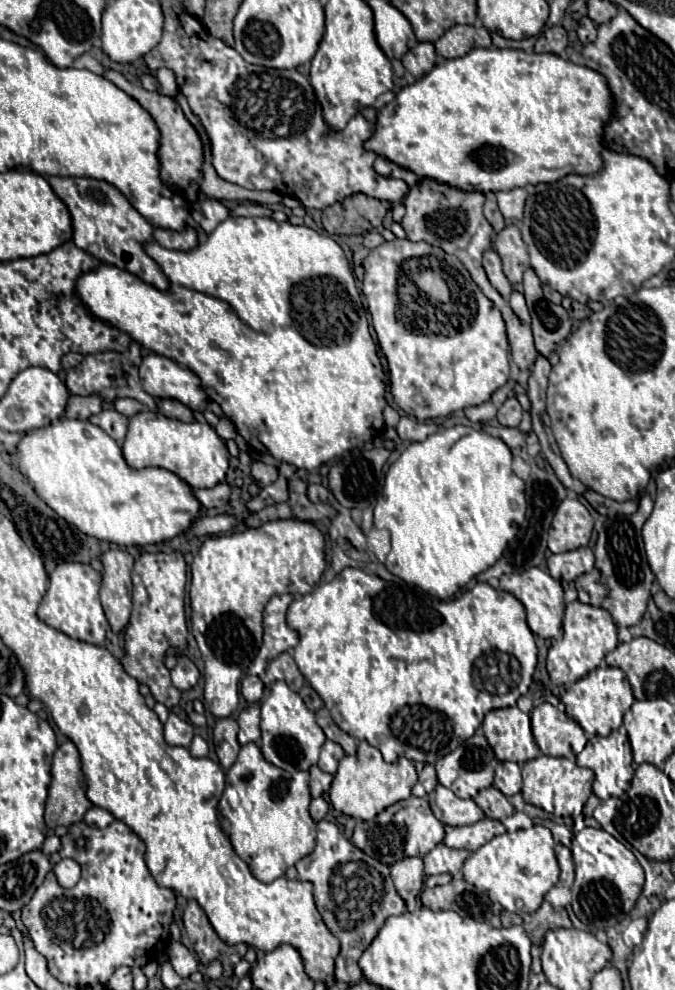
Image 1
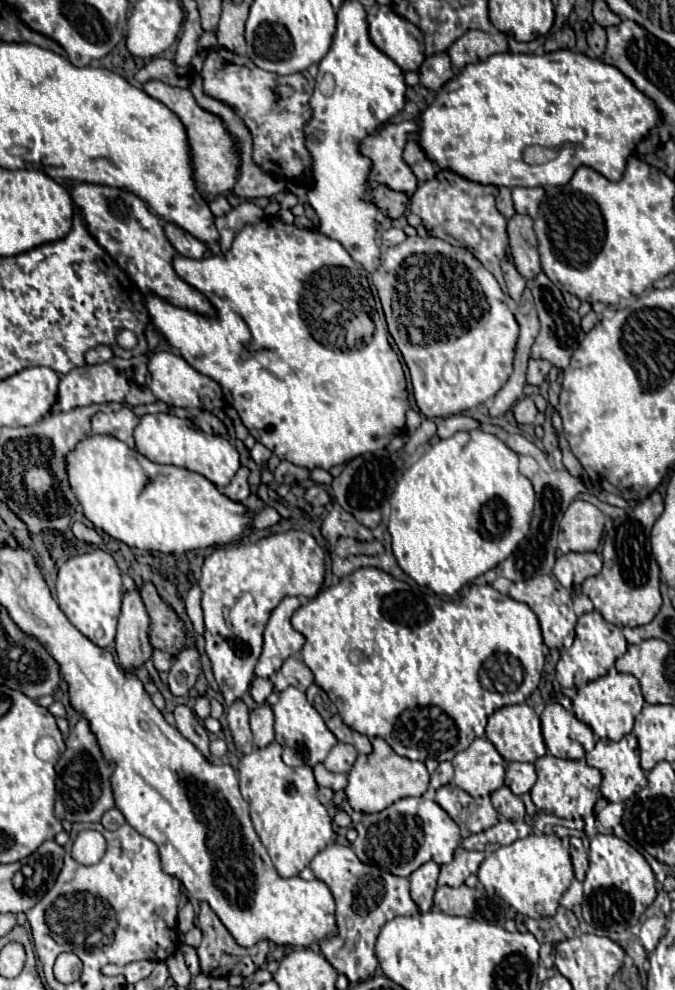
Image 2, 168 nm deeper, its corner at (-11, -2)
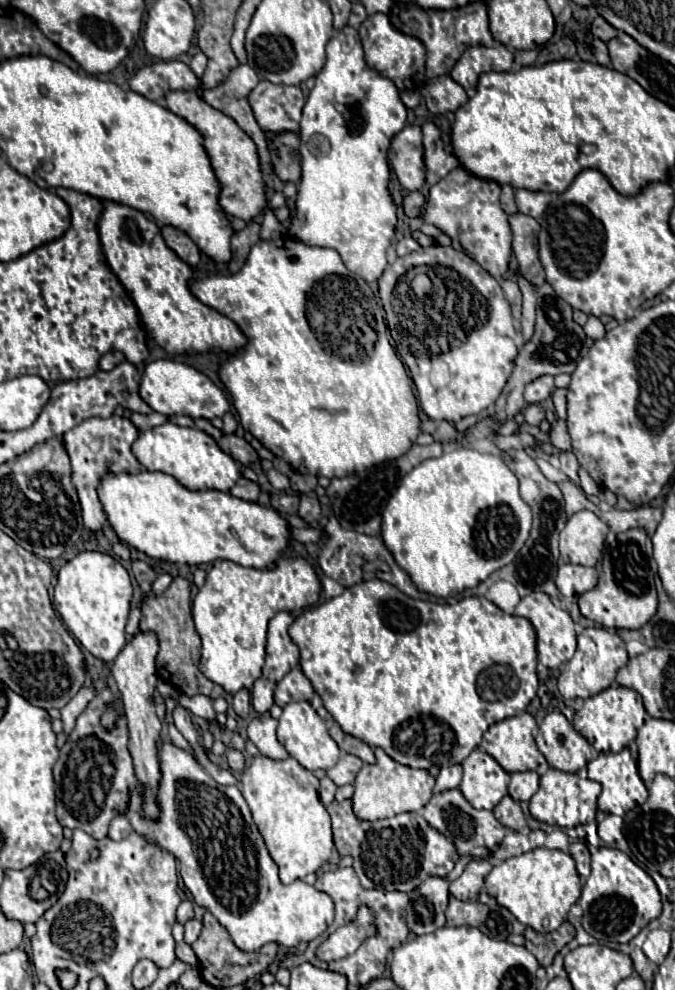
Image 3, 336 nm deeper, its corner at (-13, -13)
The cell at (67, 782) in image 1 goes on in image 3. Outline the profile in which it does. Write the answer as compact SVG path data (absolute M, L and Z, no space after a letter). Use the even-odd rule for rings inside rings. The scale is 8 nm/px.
M106 687L100 691L88 707L76 719L74 731L60 749L60 757L54 765L56 781L56 817L62 827L82 829L94 839L104 839L108 825L116 815L122 815L128 807L128 785L134 779L134 763L128 751L128 729L126 717L122 715L122 703L114 689ZM108 703L114 703L120 711L120 719L112 731L100 727L100 715Z

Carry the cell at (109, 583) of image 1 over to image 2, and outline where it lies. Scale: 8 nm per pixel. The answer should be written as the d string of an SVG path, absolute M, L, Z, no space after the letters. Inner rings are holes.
M126 592L122 598L122 612L118 620L116 634L116 654L118 664L126 672L134 672L144 666L152 656L154 648L150 644L150 616L144 608L140 594Z

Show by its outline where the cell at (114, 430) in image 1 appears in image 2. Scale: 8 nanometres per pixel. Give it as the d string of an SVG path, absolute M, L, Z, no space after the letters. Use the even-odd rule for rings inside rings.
M123 406L118 412L98 412L92 417L93 434L108 434L126 442L130 448L135 448L133 432L139 423L139 418L132 409Z

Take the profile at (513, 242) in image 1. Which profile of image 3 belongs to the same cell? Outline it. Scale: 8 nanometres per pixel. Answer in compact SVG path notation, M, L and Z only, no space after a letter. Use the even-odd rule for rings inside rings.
M514 213L508 217L514 241L512 241L512 251L518 259L518 271L524 279L528 279L534 287L540 287L544 283L544 269L538 259L538 231L540 225L536 219Z

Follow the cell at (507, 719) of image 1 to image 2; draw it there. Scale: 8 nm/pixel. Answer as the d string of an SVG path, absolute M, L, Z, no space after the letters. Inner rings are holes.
M514 704L496 710L488 718L486 736L506 762L536 762L540 756L546 754L546 744L540 732L540 718L528 704Z

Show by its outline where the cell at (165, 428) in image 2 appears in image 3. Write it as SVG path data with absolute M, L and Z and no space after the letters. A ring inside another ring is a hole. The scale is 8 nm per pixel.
M164 423L160 427L148 429L138 435L136 443L132 445L132 451L148 471L168 473L176 477L178 483L182 483L186 489L192 491L216 489L228 493L240 477L236 461L230 455L222 453L210 435L192 427L178 427L174 423Z

